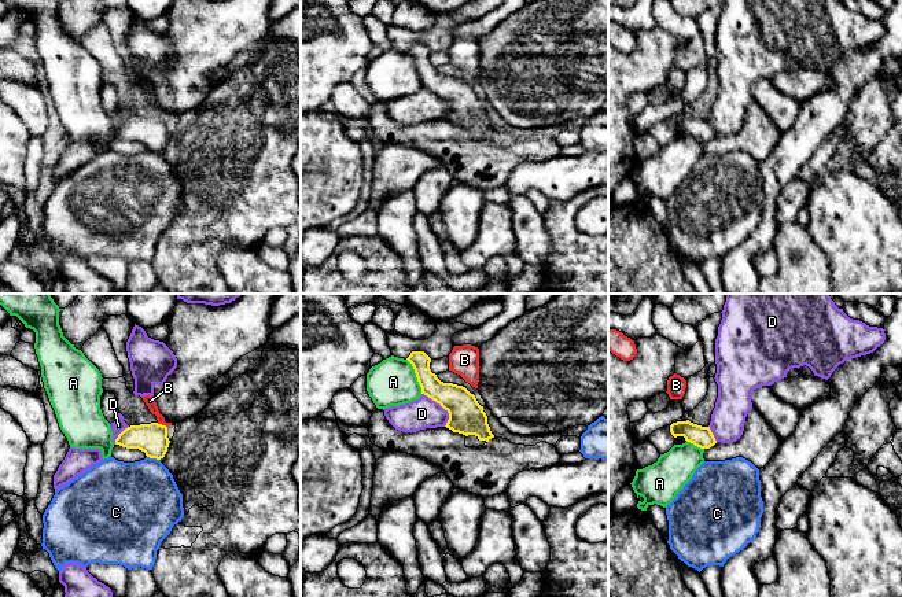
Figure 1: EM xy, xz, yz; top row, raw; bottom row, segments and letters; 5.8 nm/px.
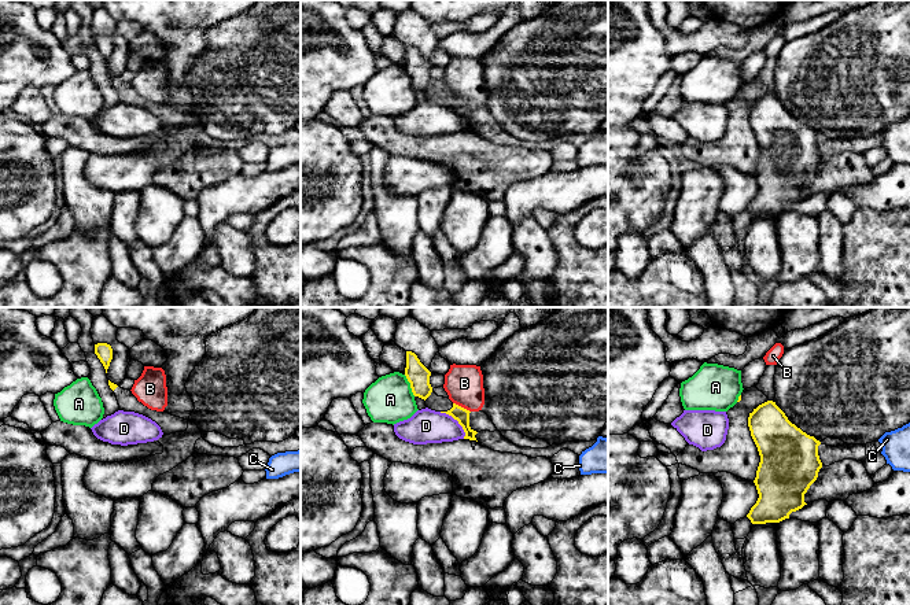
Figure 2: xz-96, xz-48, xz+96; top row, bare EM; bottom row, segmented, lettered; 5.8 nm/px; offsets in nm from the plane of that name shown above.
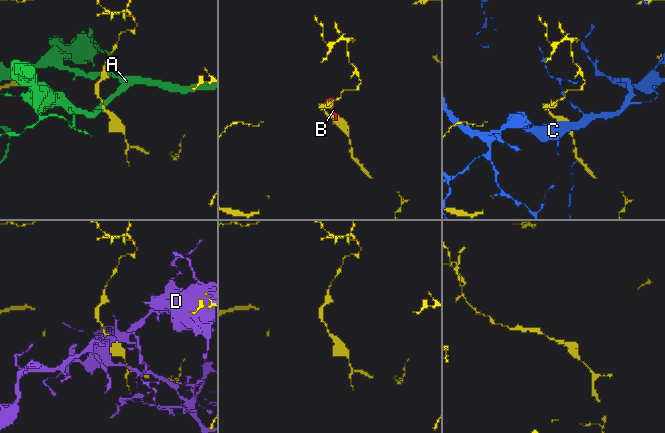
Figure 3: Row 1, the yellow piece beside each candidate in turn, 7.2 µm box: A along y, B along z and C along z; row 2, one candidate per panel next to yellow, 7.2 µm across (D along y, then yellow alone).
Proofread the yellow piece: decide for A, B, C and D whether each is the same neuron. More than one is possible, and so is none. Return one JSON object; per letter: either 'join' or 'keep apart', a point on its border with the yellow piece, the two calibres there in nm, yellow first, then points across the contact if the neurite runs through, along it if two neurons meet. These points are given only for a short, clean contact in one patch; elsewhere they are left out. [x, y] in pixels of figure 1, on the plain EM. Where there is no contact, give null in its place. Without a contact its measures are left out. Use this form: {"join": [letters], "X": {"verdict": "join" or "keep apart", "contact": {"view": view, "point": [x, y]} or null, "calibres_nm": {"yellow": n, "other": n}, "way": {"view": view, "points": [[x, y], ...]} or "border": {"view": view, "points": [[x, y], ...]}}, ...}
{"join": [], "A": {"verdict": "keep apart", "contact": {"view": "xz", "point": [416, 69]}, "calibres_nm": {"yellow": 160, "other": 280}, "border": {"view": "xz", "points": [[407, 51], [422, 85]]}}, "B": {"verdict": "keep apart", "contact": {"view": "xy", "point": [161, 117]}, "calibres_nm": {"yellow": 180, "other": 60}, "border": {"view": "xy", "points": [[157, 115], [166, 120]]}}, "C": {"verdict": "keep apart", "contact": {"view": "xy", "point": [154, 150]}, "calibres_nm": {"yellow": 180, "other": 420}}, "D": {"verdict": "keep apart", "contact": {"view": "xz", "point": [441, 98]}, "calibres_nm": {"yellow": 200, "other": 180}, "border": {"view": "xz", "points": [[422, 85], [434, 92], [448, 106], [445, 118]]}}}

